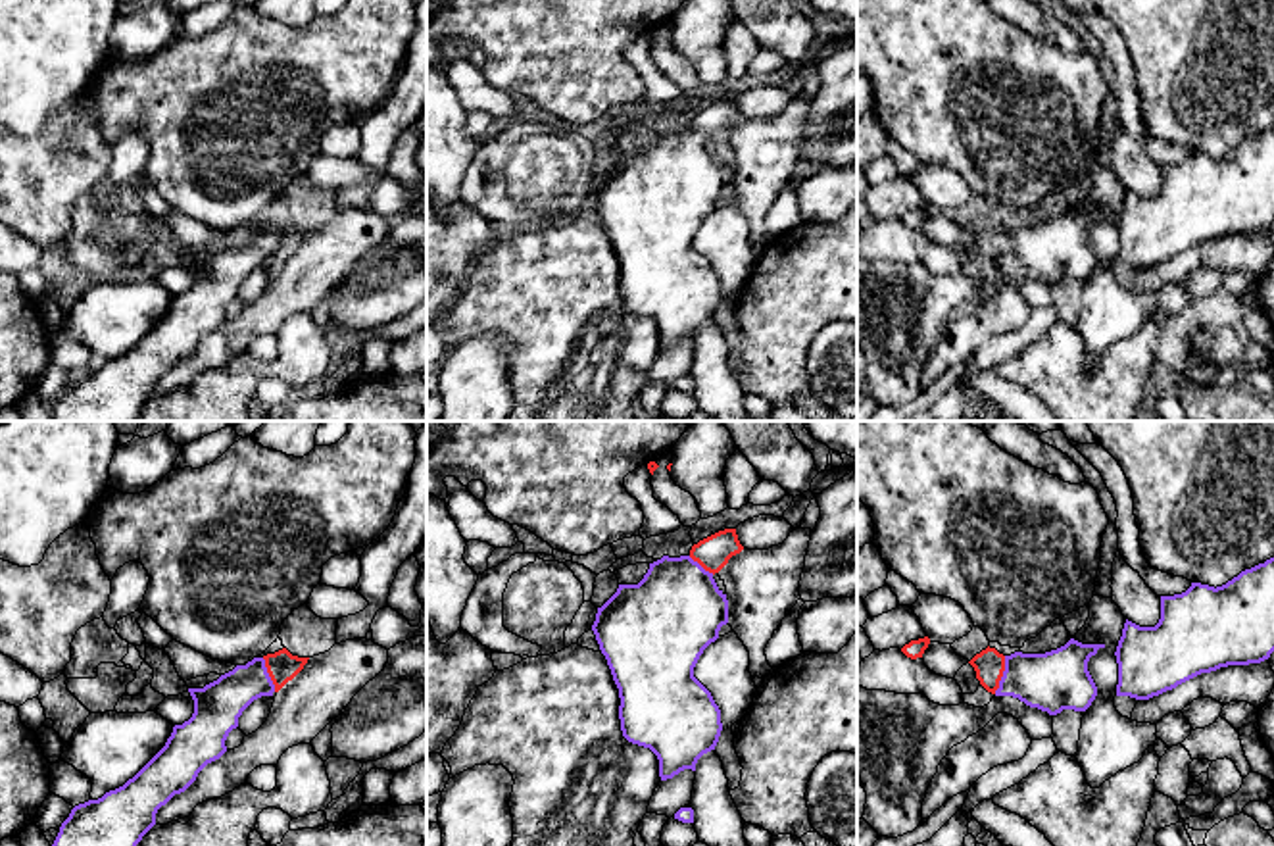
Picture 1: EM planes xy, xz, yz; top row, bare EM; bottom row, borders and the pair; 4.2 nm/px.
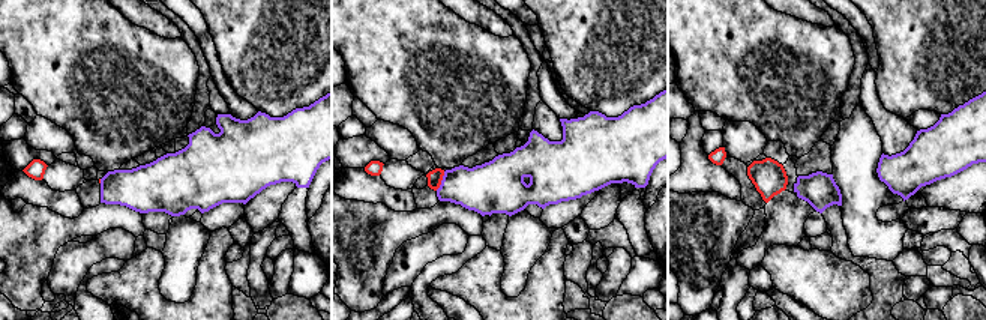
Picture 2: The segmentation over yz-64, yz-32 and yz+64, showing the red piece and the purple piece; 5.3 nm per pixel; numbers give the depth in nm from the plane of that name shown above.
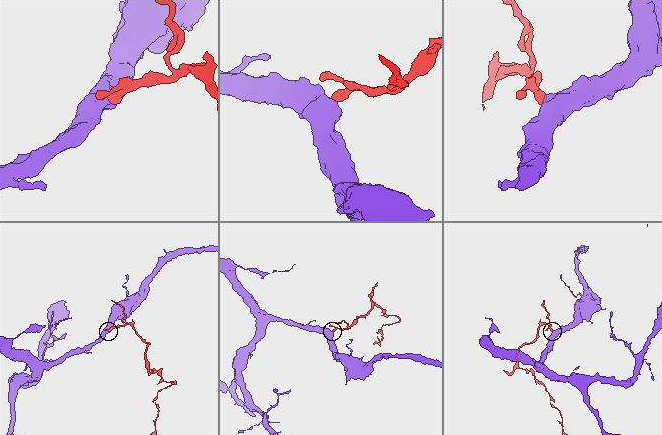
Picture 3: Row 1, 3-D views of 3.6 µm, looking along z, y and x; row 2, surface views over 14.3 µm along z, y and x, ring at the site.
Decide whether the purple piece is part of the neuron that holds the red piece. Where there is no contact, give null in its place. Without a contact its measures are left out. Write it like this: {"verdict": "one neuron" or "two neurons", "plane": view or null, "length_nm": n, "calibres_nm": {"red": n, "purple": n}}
{"verdict": "one neuron", "plane": "yz", "length_nm": 170, "calibres_nm": {"red": 120, "purple": 260}}

